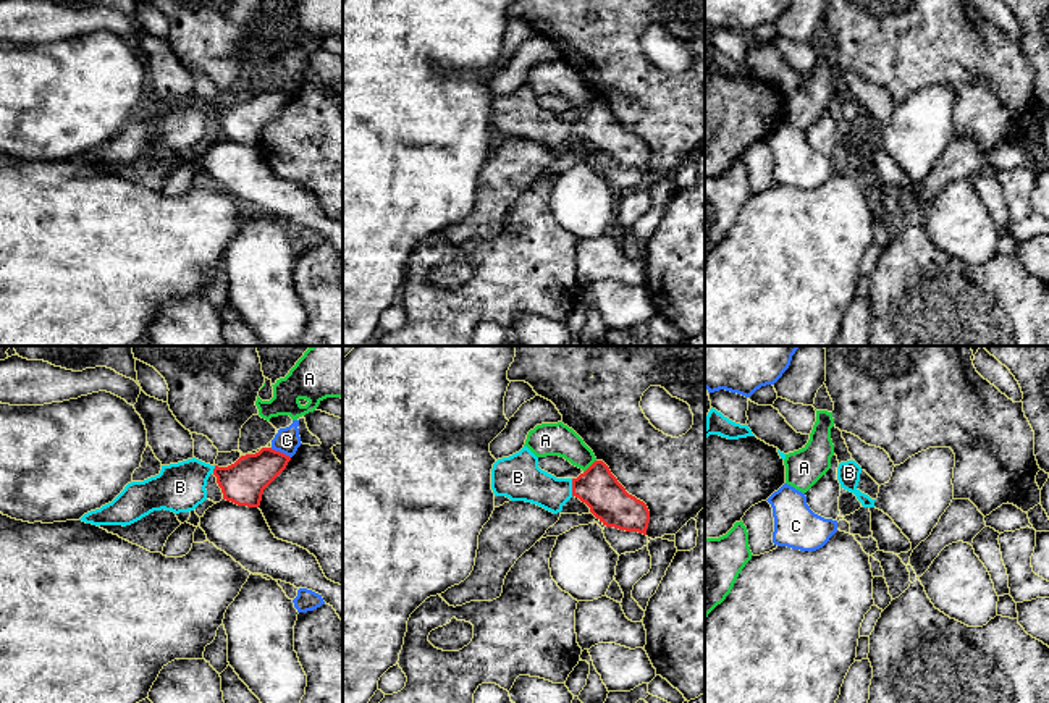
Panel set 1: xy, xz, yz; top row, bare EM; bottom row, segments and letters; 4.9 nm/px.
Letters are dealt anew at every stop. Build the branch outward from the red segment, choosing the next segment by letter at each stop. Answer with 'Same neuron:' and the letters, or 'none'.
Same neuron: B

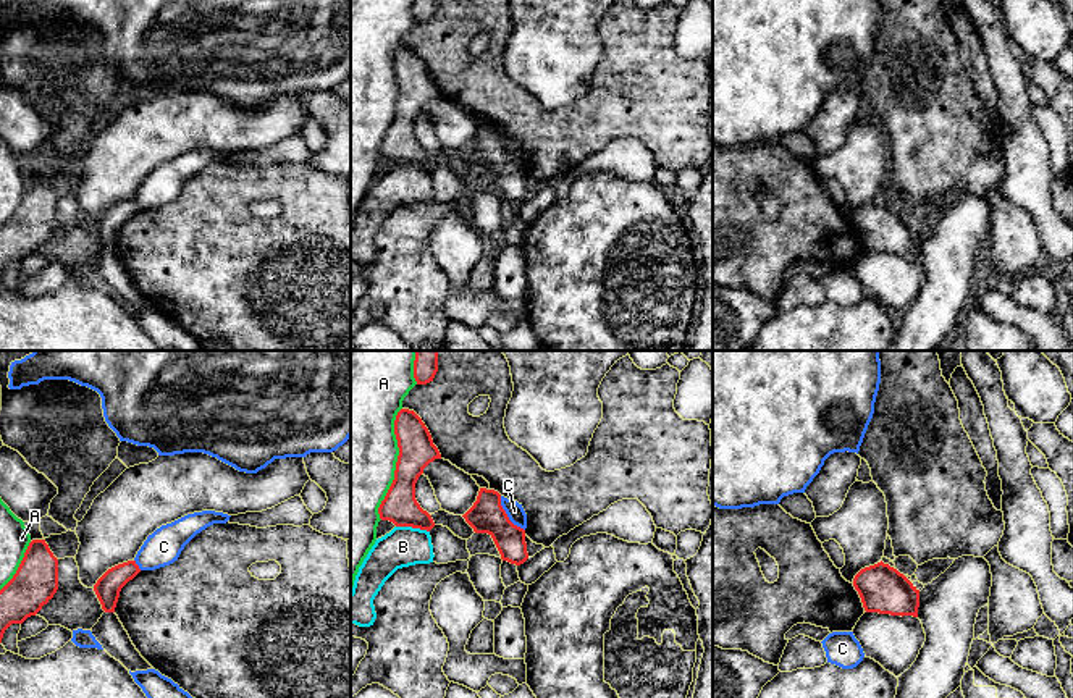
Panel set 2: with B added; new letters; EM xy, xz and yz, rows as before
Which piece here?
Same neuron: none

